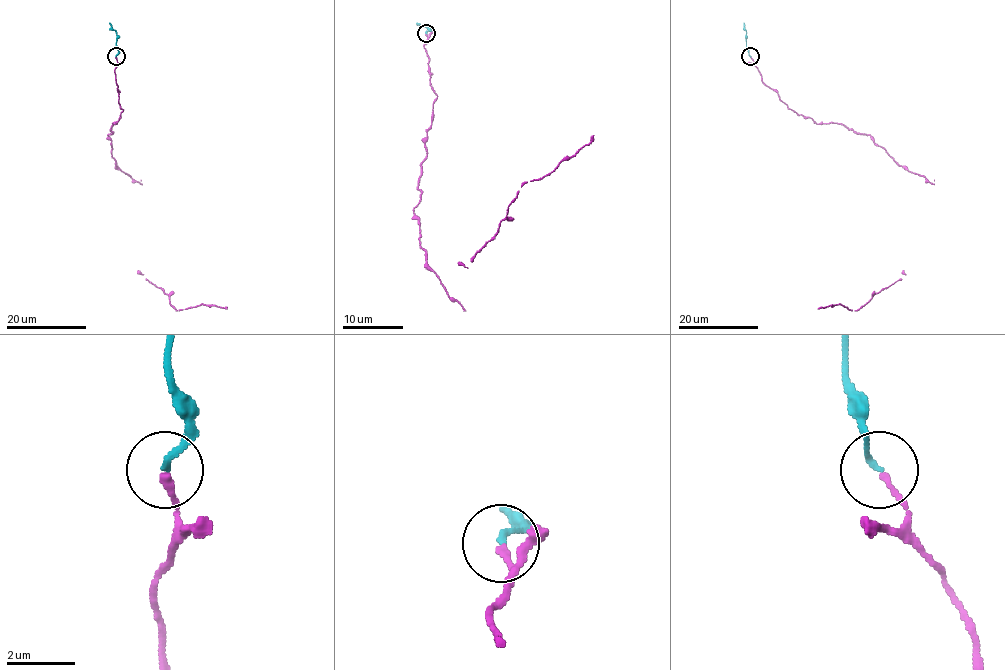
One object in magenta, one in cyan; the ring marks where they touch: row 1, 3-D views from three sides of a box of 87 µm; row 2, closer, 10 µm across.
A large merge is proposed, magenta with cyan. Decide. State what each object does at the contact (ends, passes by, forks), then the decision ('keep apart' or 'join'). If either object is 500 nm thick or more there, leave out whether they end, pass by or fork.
magenta ends there; cyan ends there; join

